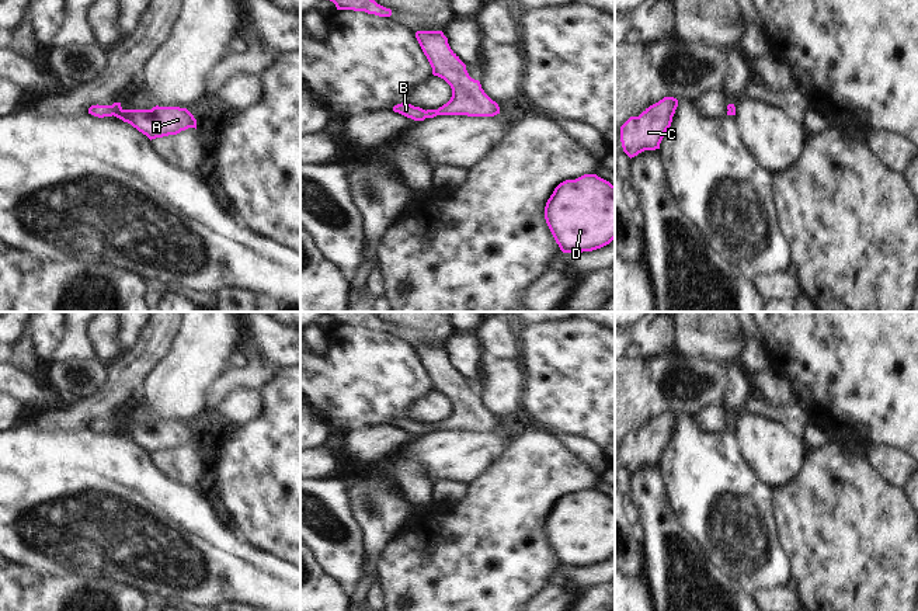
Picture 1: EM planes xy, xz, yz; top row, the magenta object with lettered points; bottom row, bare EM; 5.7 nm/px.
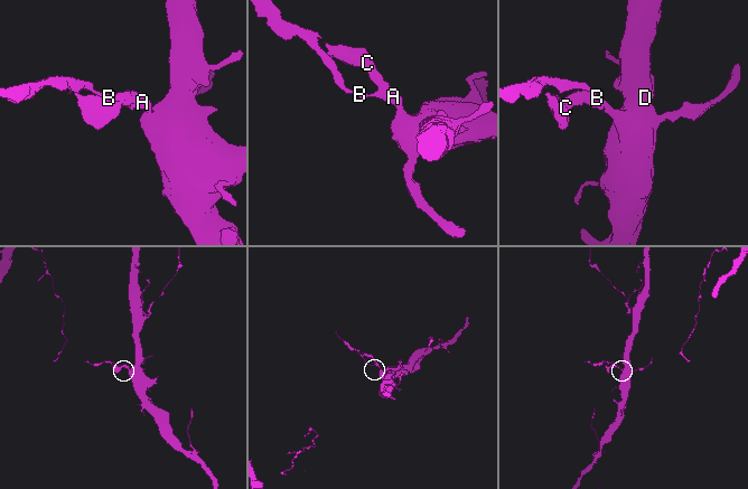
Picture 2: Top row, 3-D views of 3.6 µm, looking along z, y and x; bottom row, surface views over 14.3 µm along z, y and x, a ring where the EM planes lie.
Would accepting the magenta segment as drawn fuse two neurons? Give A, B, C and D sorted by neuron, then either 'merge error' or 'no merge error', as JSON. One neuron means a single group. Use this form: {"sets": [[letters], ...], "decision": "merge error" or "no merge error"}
{"sets": [["A", "B", "C", "D"]], "decision": "no merge error"}

